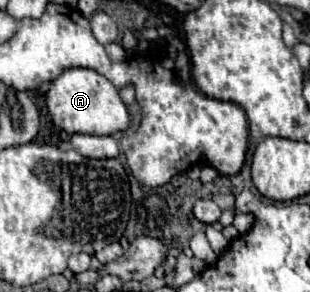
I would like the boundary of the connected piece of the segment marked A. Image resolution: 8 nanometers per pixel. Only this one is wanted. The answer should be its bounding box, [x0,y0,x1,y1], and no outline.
[46,68,134,136]

